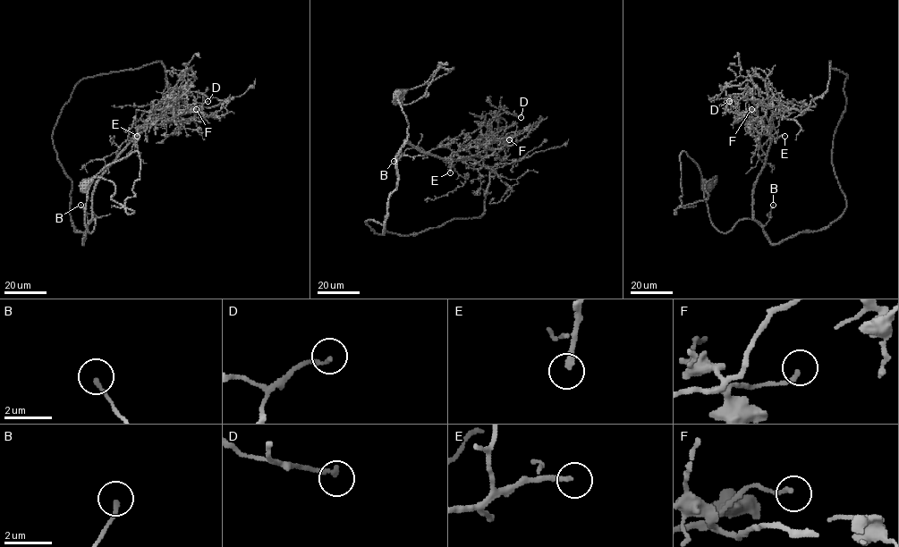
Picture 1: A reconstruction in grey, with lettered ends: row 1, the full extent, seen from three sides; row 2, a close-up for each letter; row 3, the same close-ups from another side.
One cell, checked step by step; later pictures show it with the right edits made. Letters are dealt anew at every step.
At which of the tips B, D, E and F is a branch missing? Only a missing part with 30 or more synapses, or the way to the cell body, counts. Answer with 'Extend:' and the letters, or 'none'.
Extend: E

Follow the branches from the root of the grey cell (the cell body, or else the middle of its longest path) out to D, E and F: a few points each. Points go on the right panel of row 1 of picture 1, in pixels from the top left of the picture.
D: (708, 186), (708, 216), (719, 231), (752, 217), (770, 131), (731, 112), (724, 104), (729, 101)
E: (708, 186), (708, 216), (719, 231), (726, 233), (740, 220), (750, 219), (754, 187), (770, 139), (784, 136)
F: (708, 186), (708, 216), (719, 231), (752, 217), (771, 127), (751, 109)

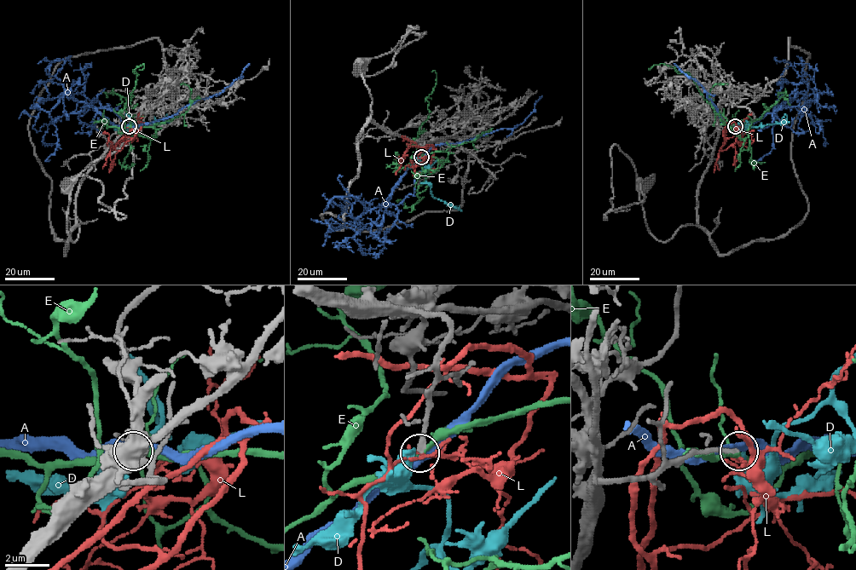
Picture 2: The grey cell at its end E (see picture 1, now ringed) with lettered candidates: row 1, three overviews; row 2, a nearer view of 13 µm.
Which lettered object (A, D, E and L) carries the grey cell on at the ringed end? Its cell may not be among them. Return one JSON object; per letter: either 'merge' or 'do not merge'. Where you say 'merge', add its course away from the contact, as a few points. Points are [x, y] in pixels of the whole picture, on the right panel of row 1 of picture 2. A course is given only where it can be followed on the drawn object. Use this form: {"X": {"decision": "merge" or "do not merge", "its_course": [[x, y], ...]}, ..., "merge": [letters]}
{"A": {"decision": "do not merge"}, "D": {"decision": "do not merge"}, "E": {"decision": "do not merge"}, "L": {"decision": "do not merge"}, "merge": []}

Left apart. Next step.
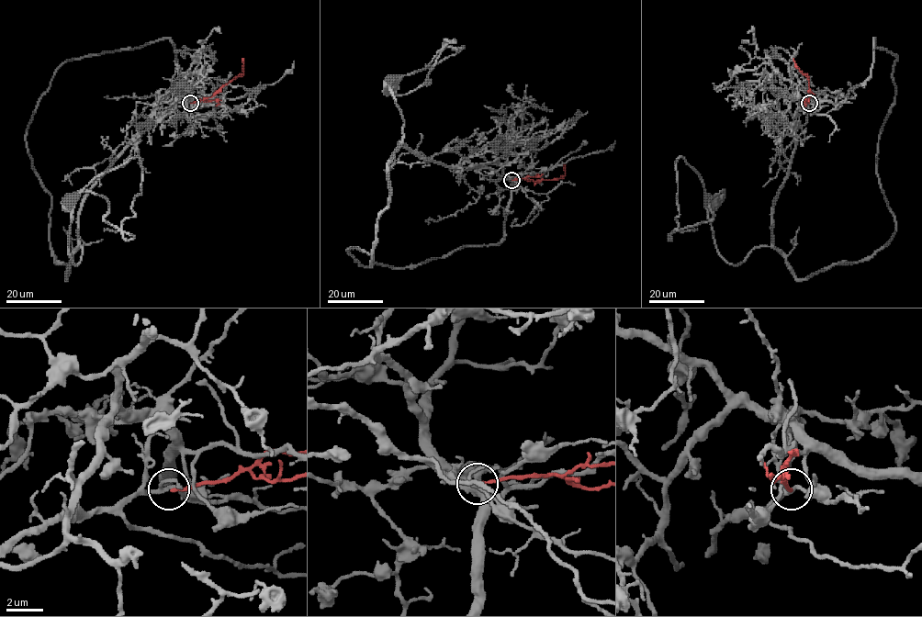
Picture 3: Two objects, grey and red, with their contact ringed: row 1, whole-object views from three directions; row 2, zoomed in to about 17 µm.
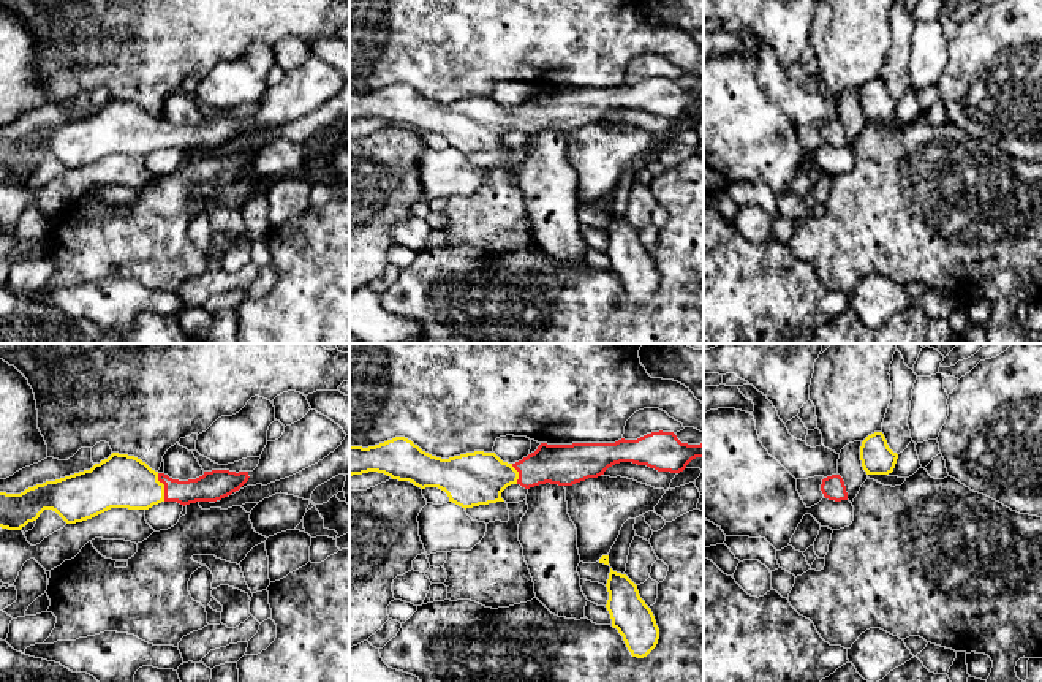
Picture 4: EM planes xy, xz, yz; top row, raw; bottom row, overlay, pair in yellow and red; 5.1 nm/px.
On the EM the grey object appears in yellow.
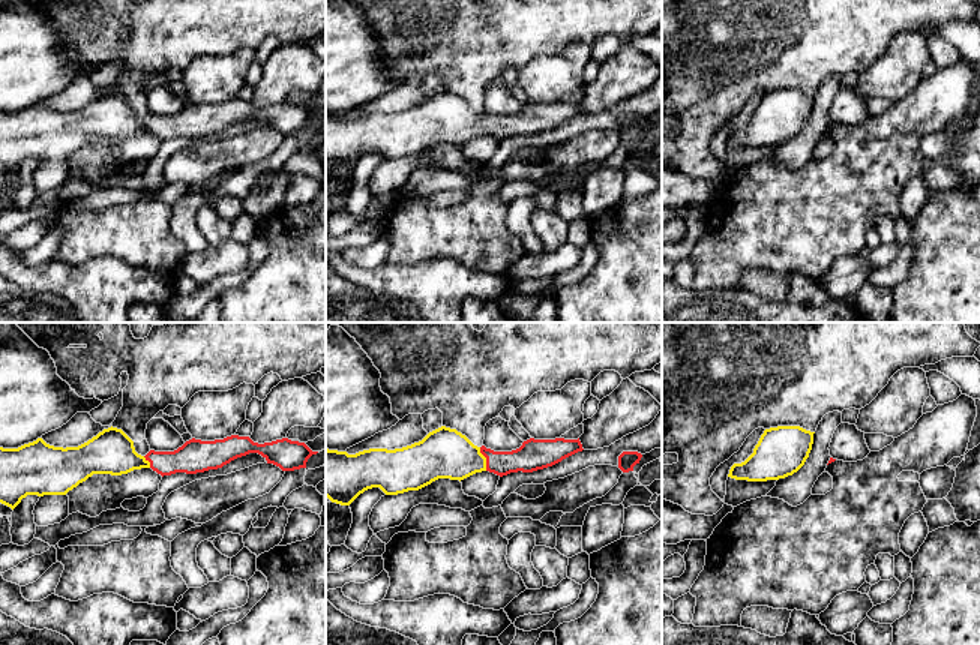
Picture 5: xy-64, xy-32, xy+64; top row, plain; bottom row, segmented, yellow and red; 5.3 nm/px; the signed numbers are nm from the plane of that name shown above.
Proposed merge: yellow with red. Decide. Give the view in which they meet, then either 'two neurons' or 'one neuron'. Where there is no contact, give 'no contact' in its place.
xy | one neuron

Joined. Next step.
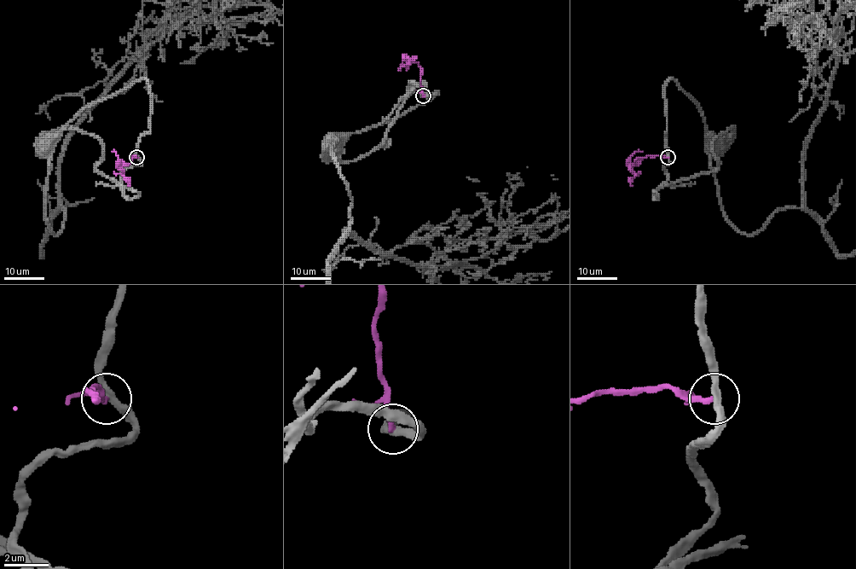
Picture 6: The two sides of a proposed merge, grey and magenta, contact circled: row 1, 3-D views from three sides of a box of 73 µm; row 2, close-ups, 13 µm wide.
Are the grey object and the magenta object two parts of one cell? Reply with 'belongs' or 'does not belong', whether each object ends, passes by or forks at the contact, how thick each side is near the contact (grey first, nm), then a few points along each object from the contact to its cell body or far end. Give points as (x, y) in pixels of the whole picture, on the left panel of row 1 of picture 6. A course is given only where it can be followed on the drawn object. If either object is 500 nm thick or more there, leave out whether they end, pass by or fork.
does not belong; grey passes by; magenta ends there; 280 nm thick on the grey side, 240 nm on the other; grey runs (136, 157), (138, 138), (149, 130), (151, 96), (143, 78), (86, 105), (46, 148), (45, 145); magenta runs (136, 157), (135, 155), (126, 166), (119, 165), (130, 186)

